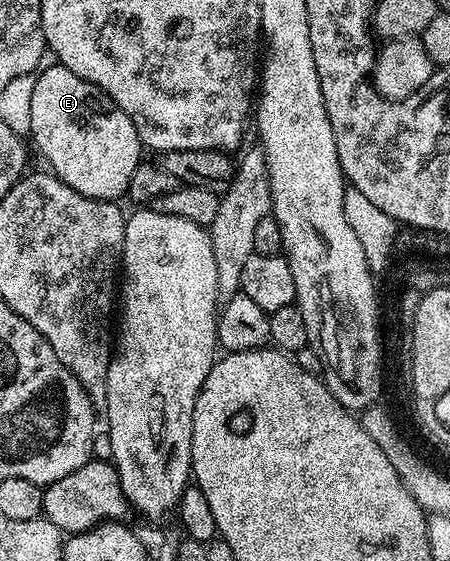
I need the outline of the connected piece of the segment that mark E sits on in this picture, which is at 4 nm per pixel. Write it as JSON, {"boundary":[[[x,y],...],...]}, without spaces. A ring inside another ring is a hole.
{"boundary":[[[55,62],[51,68],[43,68],[34,76],[35,89],[32,91],[32,122],[29,135],[34,138],[34,144],[42,151],[42,156],[47,160],[49,171],[55,176],[59,176],[68,186],[72,186],[72,190],[76,190],[80,194],[84,194],[88,198],[96,198],[97,200],[117,201],[126,196],[128,190],[128,182],[132,182],[132,170],[136,170],[138,164],[143,163],[144,145],[142,139],[136,134],[136,126],[132,122],[132,118],[128,118],[128,114],[124,114],[124,110],[120,110],[120,106],[116,106],[116,102],[112,102],[110,96],[103,94],[96,86],[92,86],[92,82],[88,82],[84,78],[80,78],[76,74],[72,74],[72,70],[68,70],[62,64]]]}

